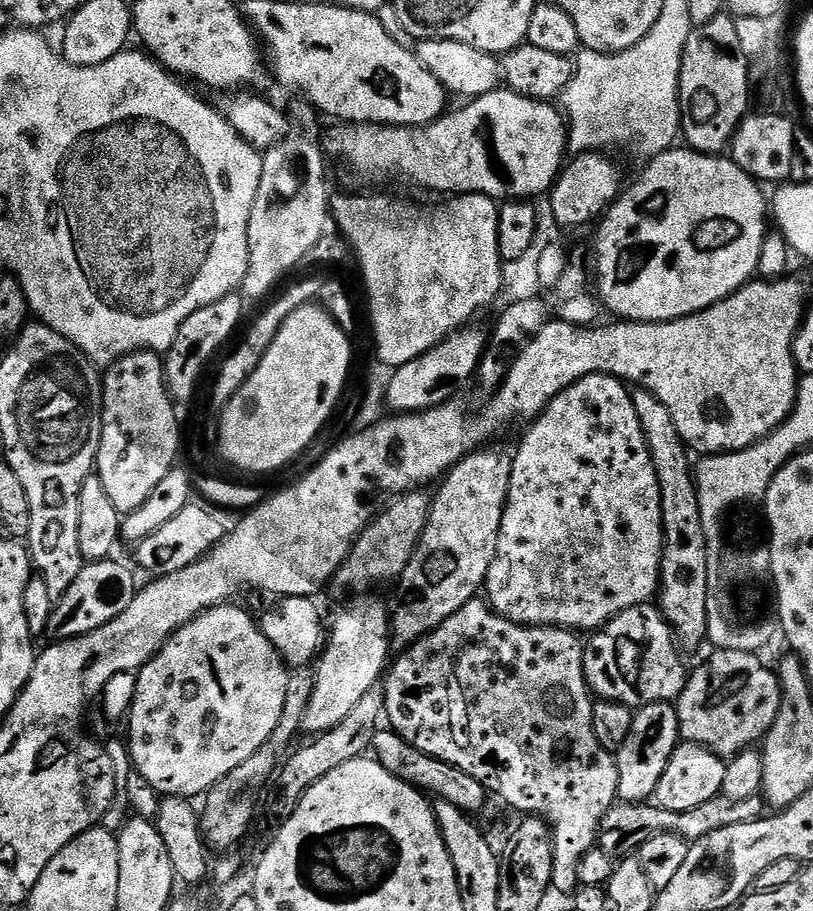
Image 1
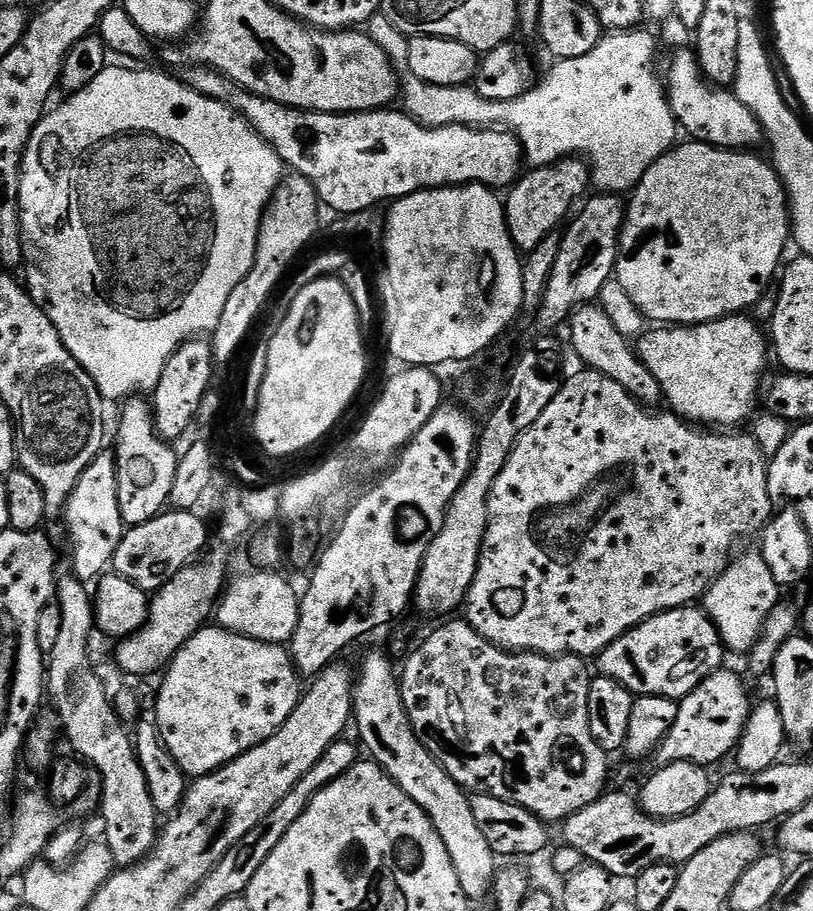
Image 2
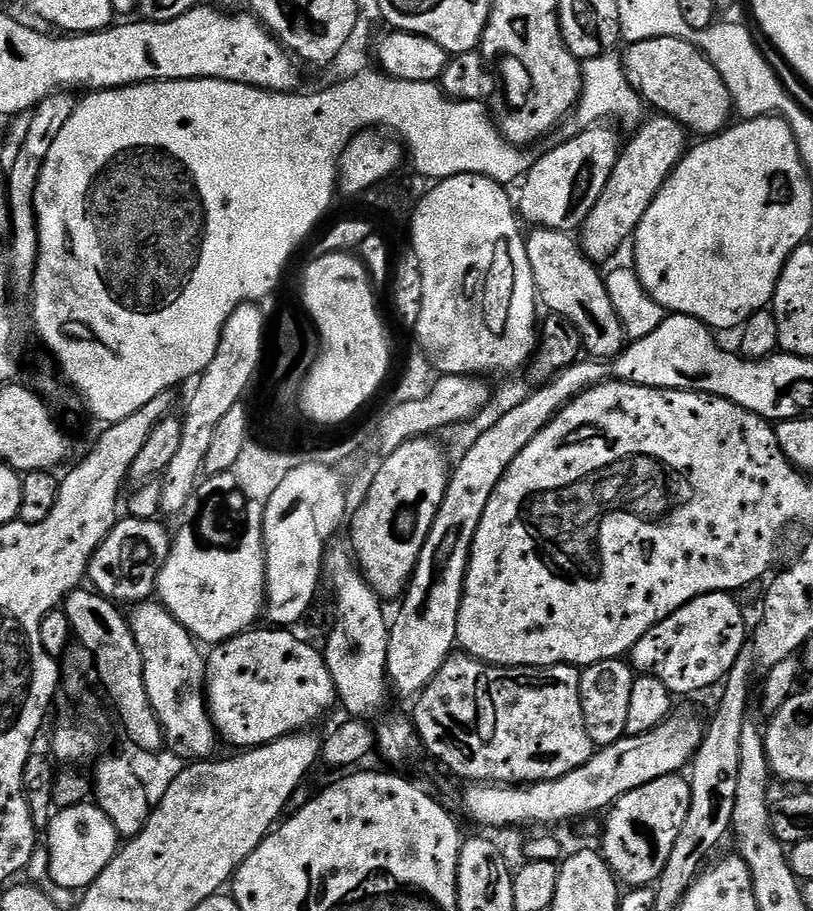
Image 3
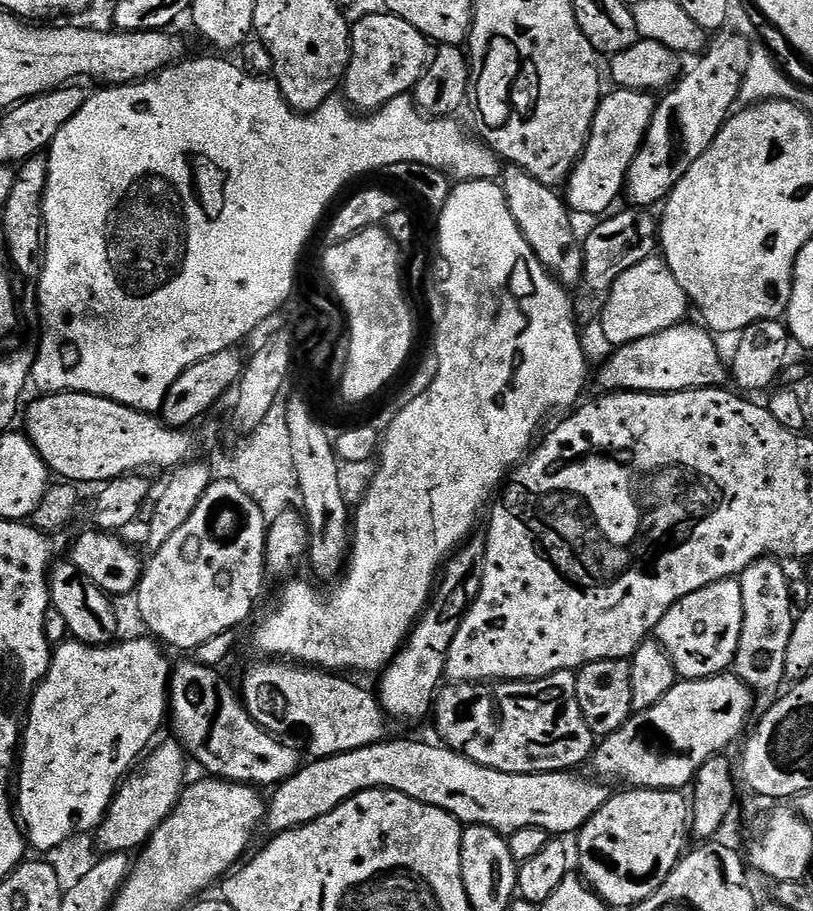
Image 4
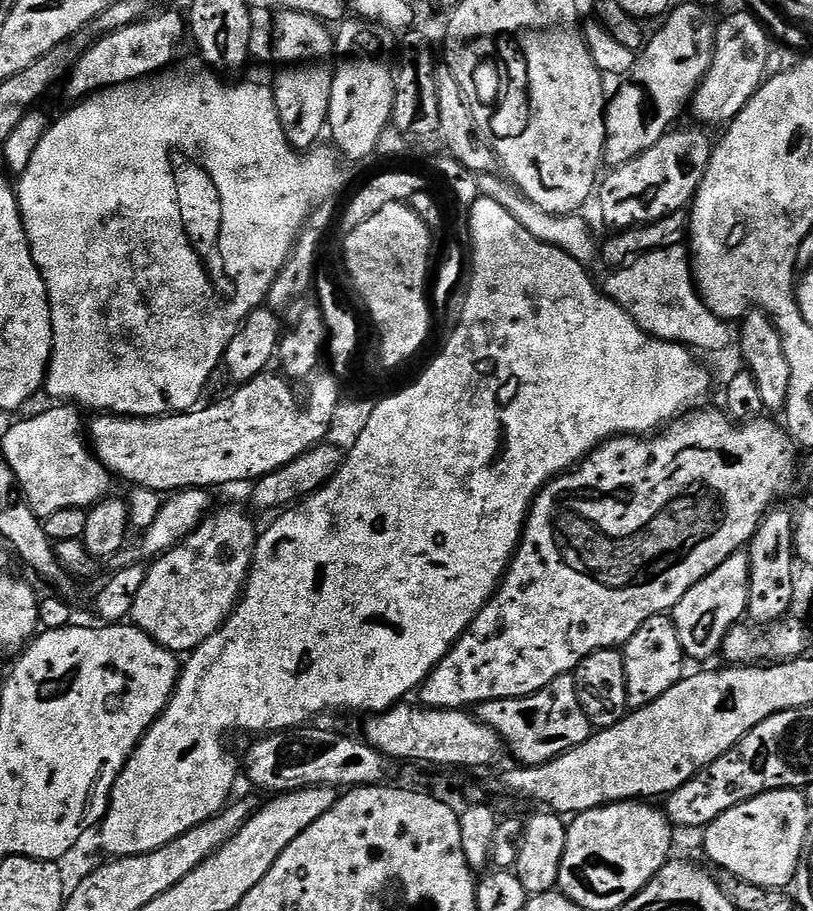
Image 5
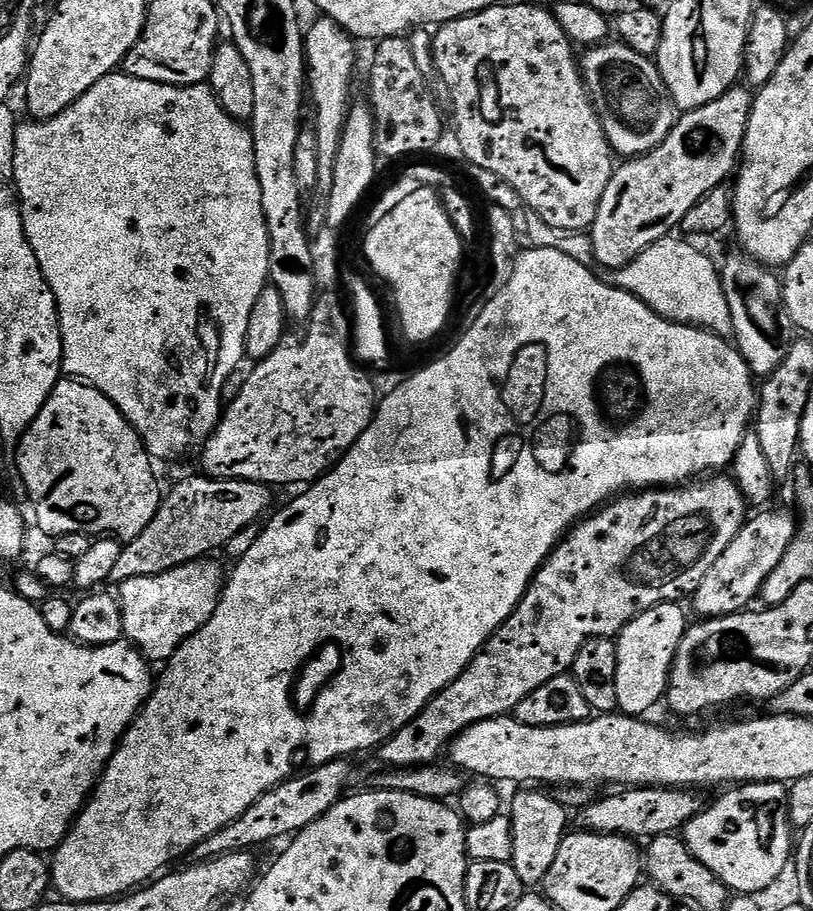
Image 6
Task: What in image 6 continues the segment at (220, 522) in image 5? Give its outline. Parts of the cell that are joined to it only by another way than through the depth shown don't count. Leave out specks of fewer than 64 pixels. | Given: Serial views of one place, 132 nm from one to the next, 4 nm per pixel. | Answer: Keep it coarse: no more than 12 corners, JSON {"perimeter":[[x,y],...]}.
{"perimeter":[[216,558],[119,585],[127,643],[167,662],[214,614]]}

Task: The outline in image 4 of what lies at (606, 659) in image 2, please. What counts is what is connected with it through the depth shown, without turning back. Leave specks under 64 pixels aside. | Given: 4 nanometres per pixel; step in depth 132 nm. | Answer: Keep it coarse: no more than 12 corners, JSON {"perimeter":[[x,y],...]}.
{"perimeter":[[739,579],[686,594],[654,636],[677,677],[736,663]]}

